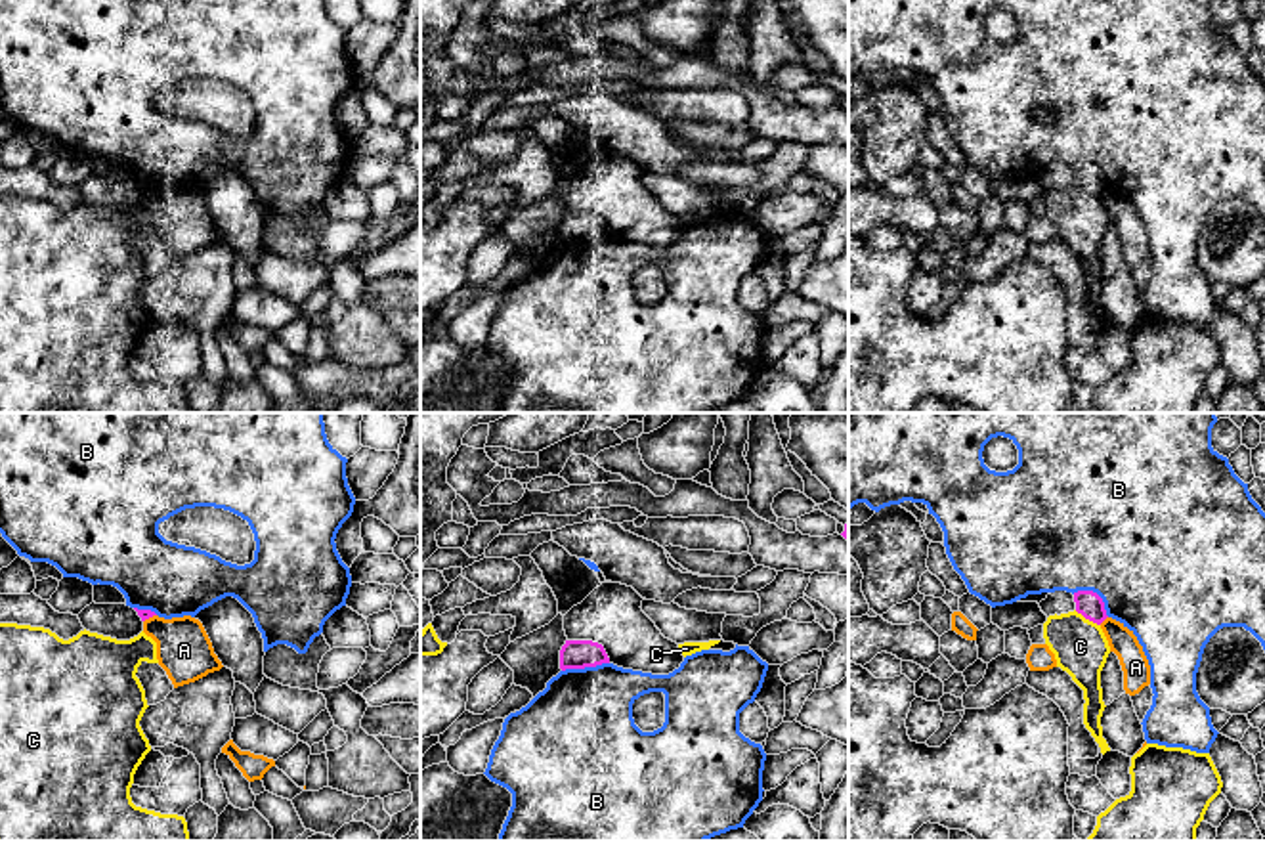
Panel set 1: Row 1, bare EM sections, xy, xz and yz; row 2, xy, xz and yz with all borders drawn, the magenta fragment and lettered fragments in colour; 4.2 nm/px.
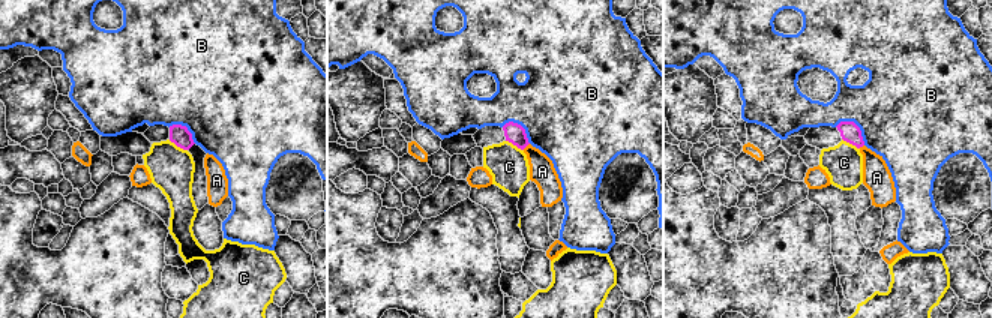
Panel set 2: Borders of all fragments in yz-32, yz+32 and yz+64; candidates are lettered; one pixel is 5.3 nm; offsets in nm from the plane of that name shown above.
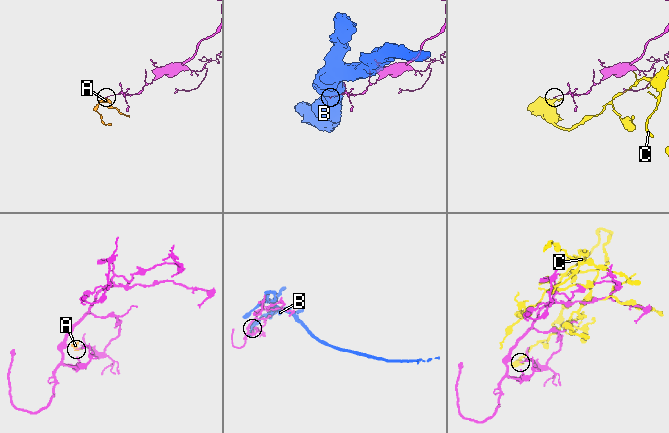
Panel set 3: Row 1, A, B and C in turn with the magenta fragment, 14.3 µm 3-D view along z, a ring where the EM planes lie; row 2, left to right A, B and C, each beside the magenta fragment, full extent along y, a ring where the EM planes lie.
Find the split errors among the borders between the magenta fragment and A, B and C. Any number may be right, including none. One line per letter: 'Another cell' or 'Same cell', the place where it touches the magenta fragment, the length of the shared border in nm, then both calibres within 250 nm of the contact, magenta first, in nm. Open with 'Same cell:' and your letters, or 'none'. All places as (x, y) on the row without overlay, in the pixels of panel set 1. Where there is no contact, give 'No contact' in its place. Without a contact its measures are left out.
Same cell: none
A: Another cell. Touches magenta at yz (1103, 192). Shared border 50 nm. Thickness 110 nm (magenta) against 120 nm
B: Another cell. Touches magenta at xz (585, 237). Shared border 200 nm. Thickness 130 nm (magenta) against 440 nm
C: Another cell. Touches magenta at yz (1088, 190). Shared border 130 nm. Thickness 110 nm (magenta) against 220 nm

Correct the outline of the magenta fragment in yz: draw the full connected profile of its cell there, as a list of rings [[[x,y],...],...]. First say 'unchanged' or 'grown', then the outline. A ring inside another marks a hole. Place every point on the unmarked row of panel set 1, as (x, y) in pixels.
unchanged; [[[1093,162],[1074,164],[1076,183],[1101,197],[1108,187],[1103,170]]]

